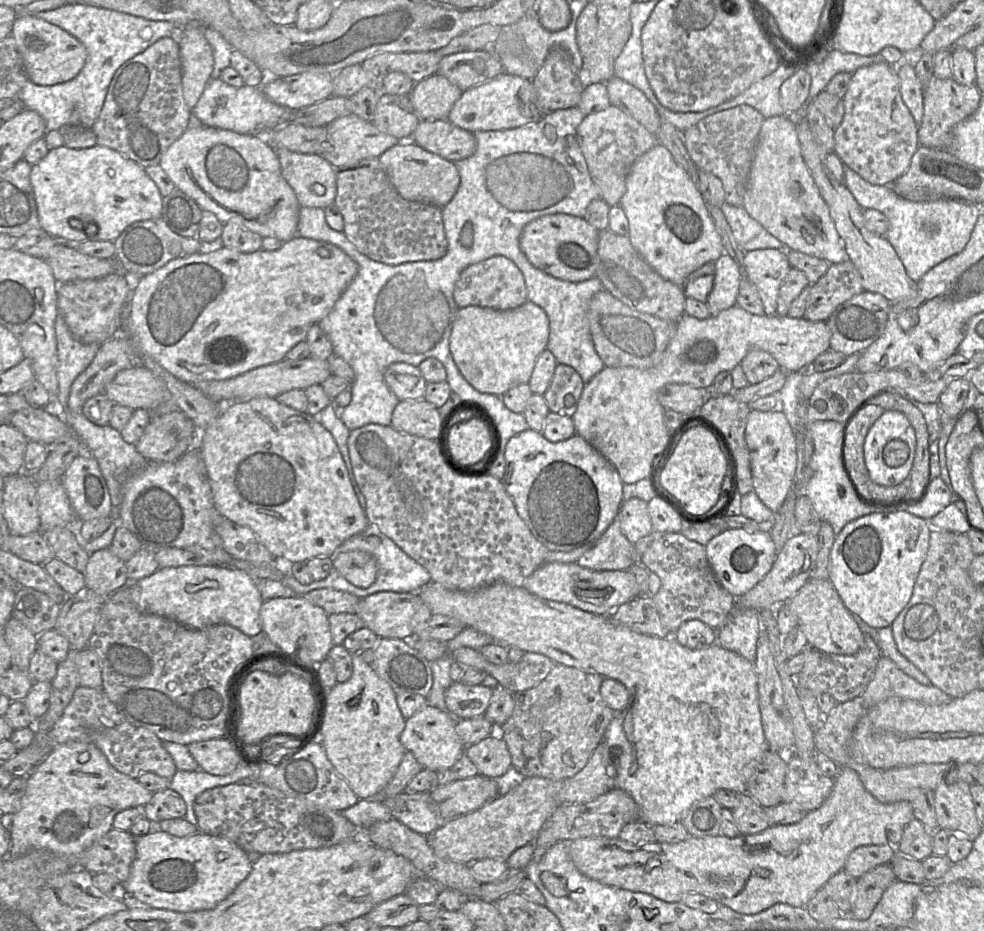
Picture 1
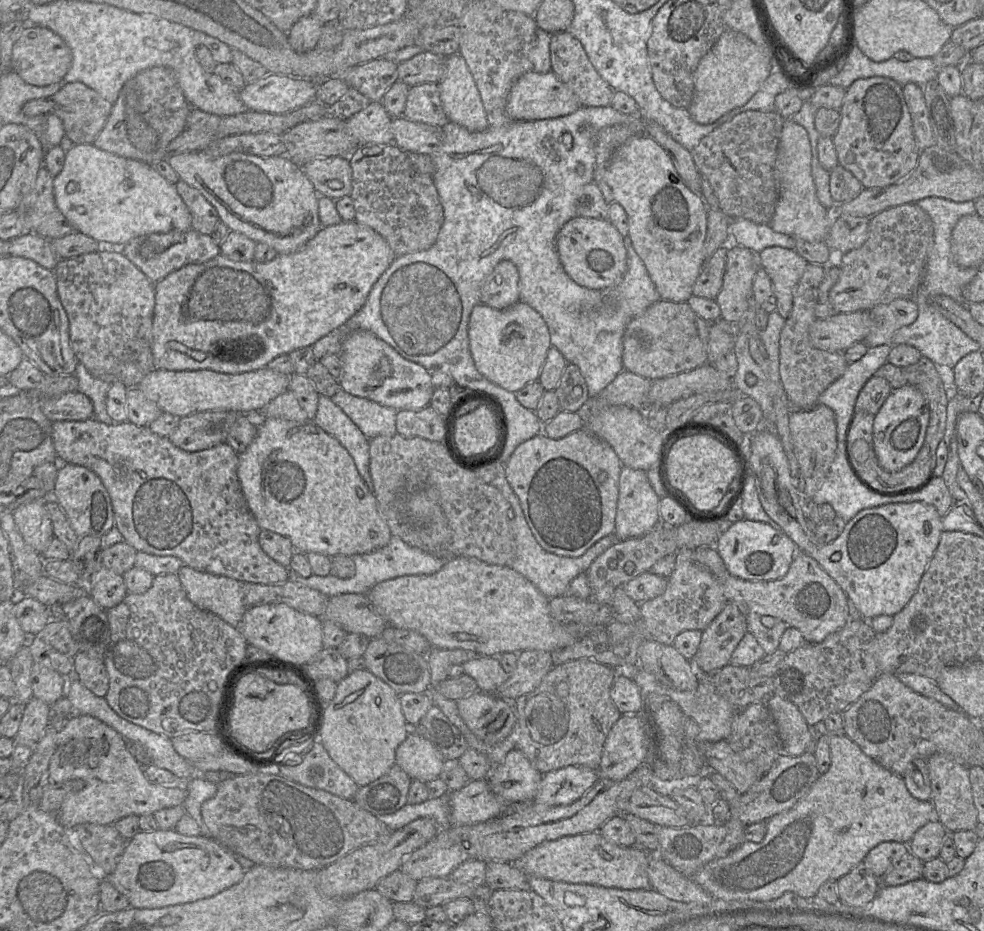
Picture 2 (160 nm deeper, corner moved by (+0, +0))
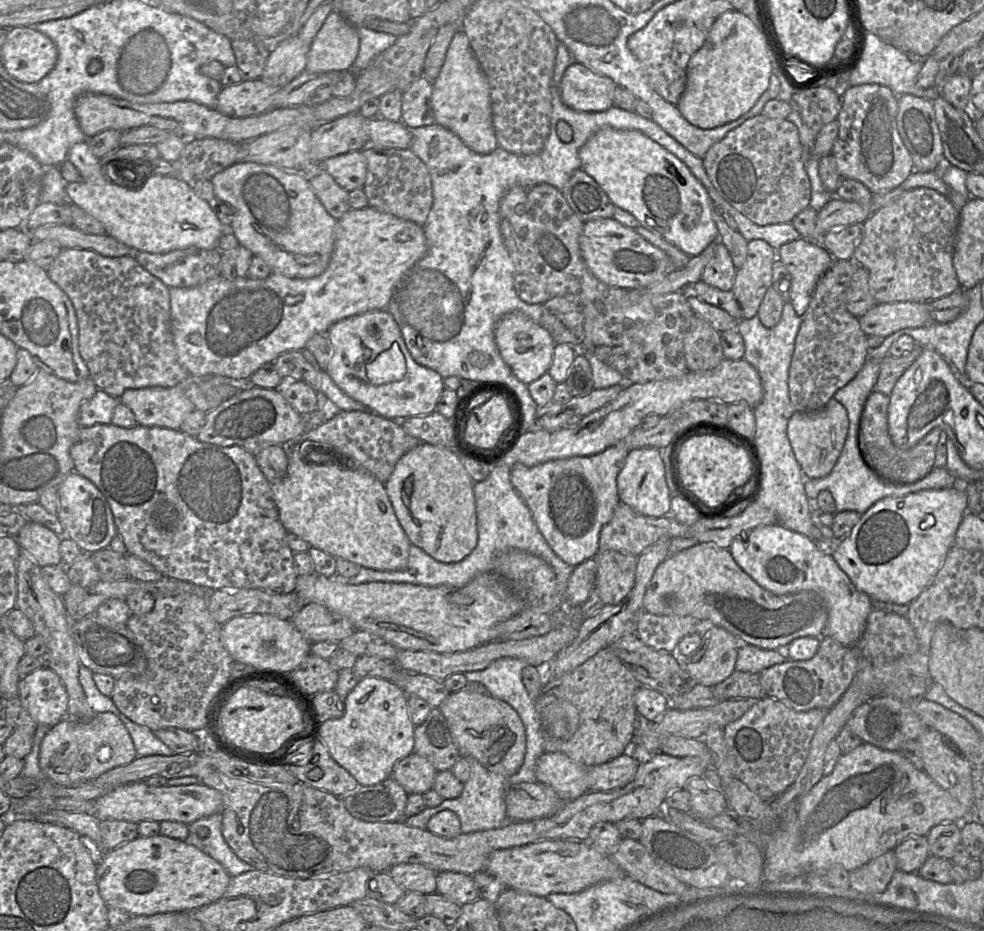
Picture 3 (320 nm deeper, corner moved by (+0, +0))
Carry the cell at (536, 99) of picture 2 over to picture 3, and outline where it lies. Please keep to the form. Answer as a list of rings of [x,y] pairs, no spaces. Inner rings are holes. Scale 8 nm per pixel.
[[[574,62],[564,72],[559,85],[562,102],[577,111],[598,112],[613,106],[613,92],[618,85],[609,77],[598,74],[585,65]]]

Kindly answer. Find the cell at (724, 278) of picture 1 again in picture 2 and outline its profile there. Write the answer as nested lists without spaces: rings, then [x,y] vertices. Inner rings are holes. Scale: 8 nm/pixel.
[[[732,246],[727,250],[723,284],[715,298],[721,318],[738,323],[748,308],[753,279],[759,269],[757,254],[751,250]]]

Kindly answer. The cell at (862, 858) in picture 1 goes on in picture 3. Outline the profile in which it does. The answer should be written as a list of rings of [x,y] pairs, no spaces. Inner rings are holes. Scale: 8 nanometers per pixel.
[[[910,837],[893,850],[897,868],[905,873],[917,873],[931,856],[927,837]]]

